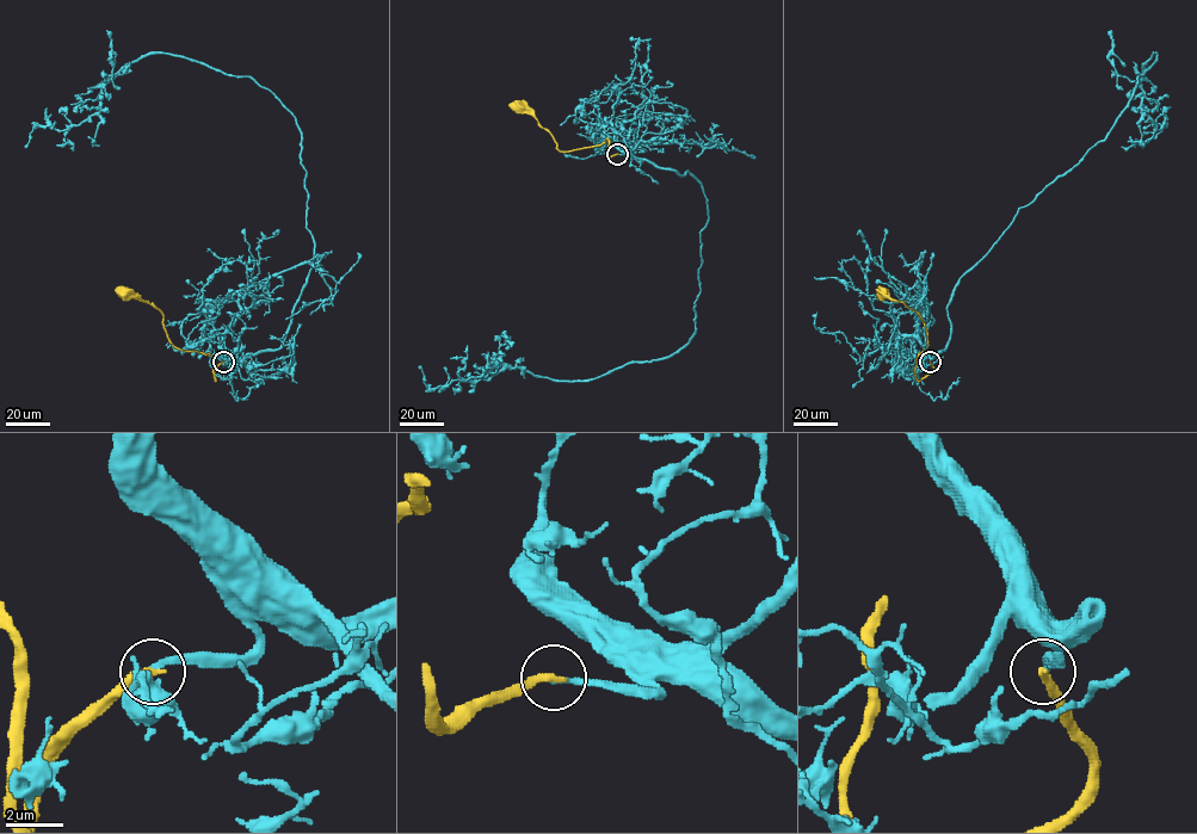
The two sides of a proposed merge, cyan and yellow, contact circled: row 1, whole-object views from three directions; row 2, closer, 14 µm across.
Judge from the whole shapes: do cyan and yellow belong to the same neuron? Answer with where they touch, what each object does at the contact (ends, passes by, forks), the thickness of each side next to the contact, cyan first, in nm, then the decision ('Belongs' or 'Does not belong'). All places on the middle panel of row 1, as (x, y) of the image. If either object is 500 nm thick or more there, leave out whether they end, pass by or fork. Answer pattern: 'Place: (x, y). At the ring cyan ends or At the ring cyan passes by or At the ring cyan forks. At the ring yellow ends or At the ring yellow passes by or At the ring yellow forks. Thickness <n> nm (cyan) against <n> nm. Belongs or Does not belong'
Place: (617, 154). At the ring cyan ends. At the ring yellow ends. Thickness 180 nm (cyan) against 320 nm. Belongs

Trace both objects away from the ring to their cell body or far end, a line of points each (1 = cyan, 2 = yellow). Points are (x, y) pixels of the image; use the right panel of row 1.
1: (930, 360), (950, 335), (958, 280), (1020, 208), (1105, 137), (1155, 53), (1141, 110), (1165, 127), (1142, 147)
2: (930, 360), (933, 370), (918, 380), (914, 372), (917, 359), (926, 348), (925, 325), (902, 302), (881, 295)

